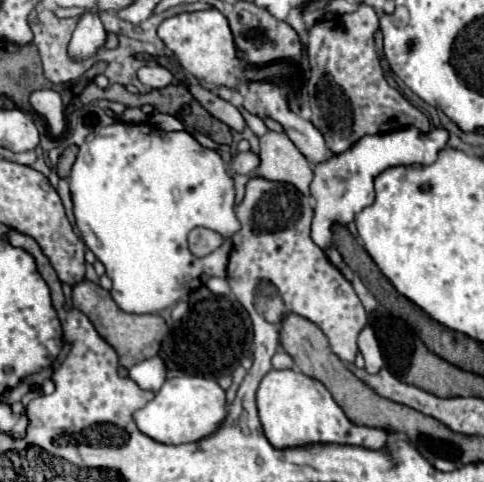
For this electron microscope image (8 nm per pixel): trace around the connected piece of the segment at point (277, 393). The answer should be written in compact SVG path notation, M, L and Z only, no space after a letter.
M294 368L270 370L258 386L256 402L262 428L270 444L274 444L274 448L288 448L290 444L312 444L312 442L316 444L338 442L364 448L382 448L382 444L386 444L388 438L388 432L382 432L378 428L352 424L322 382Z

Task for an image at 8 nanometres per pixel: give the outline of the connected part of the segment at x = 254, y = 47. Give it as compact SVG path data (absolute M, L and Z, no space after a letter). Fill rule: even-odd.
M238 2L238 4L234 4L232 12L228 14L228 22L230 22L232 36L234 36L236 54L242 62L248 62L254 66L264 66L264 64L278 62L278 60L298 60L302 54L298 34L286 22L276 20L266 8L258 8L252 2ZM242 12L250 14L248 24L244 24ZM252 30L262 30L262 32L252 32Z

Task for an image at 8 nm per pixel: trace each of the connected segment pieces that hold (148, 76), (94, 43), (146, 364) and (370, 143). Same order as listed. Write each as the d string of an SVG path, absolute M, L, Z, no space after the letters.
M144 66L140 68L140 82L148 88L164 88L174 82L174 76L164 66Z
M86 12L80 16L76 30L72 32L70 44L68 44L68 56L76 62L92 58L106 42L106 30L96 16L96 12Z
M160 356L144 360L134 364L128 370L128 376L142 388L142 390L150 390L150 392L158 392L158 388L164 384L166 380L166 366L162 362Z
M402 128L398 132L364 136L354 144L354 148L334 156L326 164L314 168L314 180L310 192L316 198L314 222L312 222L312 240L320 248L332 246L332 224L348 224L354 220L354 210L362 210L374 202L374 178L392 166L410 166L410 164L432 164L438 152L446 146L450 134L444 128L430 130L428 134L418 132L418 128Z

